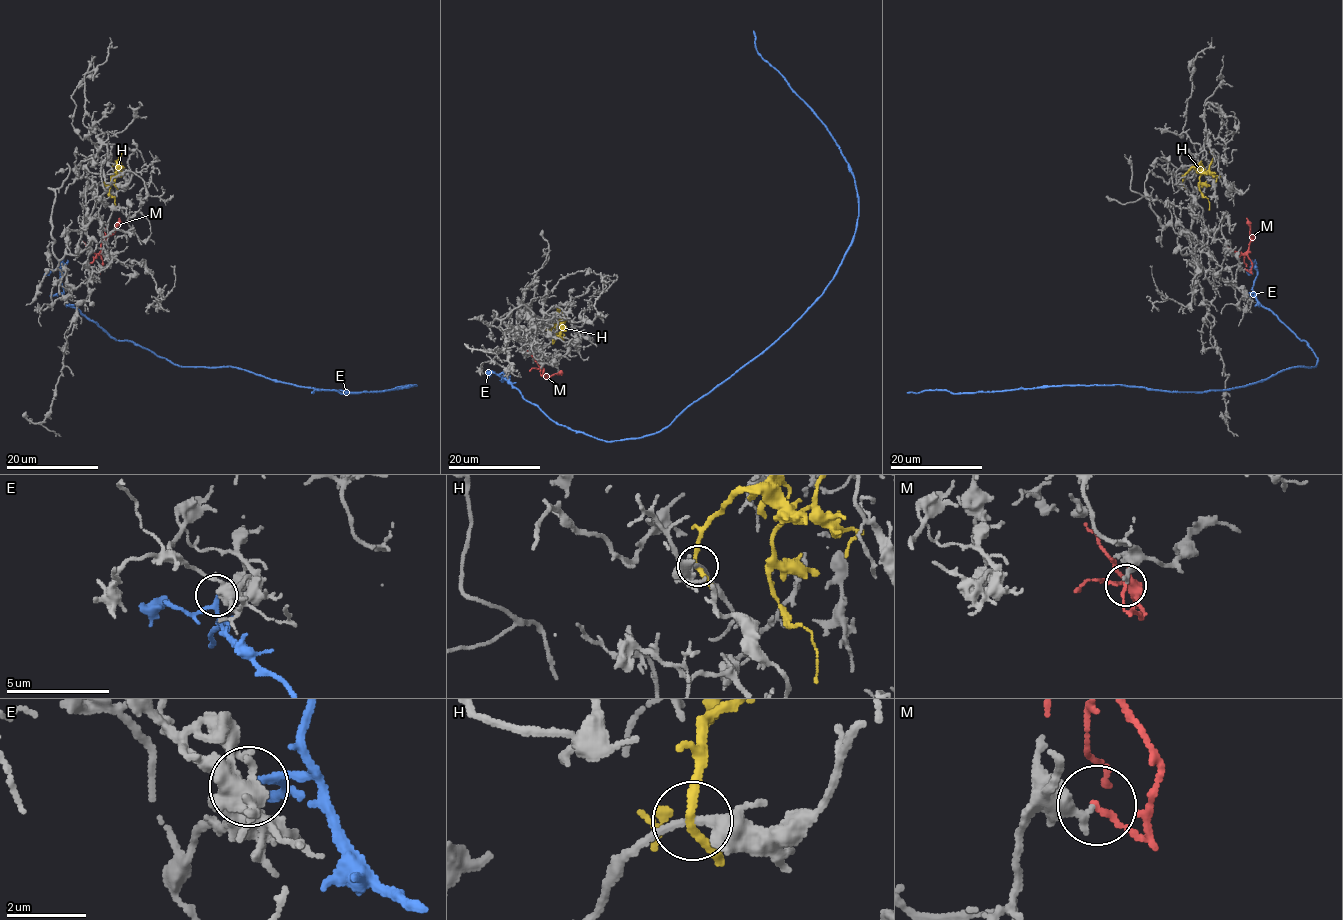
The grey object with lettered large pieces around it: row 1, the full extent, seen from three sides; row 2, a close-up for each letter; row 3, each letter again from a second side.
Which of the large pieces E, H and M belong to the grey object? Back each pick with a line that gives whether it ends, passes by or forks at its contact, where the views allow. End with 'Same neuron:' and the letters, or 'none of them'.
Same neuron: none of them

